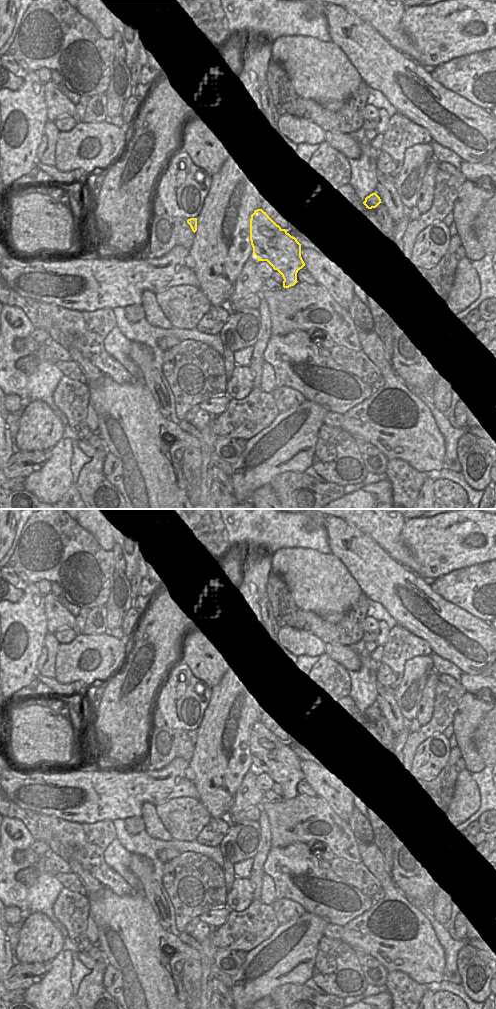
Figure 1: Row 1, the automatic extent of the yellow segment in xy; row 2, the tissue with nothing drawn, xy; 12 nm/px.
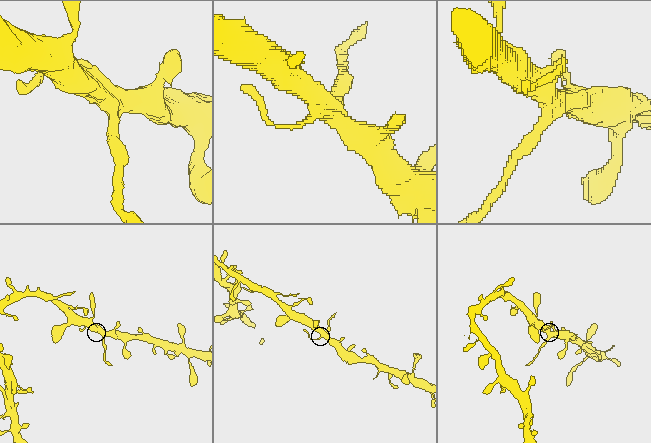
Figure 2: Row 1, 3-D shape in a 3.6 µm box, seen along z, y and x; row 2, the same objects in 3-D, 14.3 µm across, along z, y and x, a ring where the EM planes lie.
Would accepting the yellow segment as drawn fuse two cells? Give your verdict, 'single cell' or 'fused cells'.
fused cells

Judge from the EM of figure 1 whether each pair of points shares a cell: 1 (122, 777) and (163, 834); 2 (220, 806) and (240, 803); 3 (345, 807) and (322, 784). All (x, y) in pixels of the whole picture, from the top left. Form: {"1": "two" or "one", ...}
{"1": "two", "2": "two", "3": "one"}

